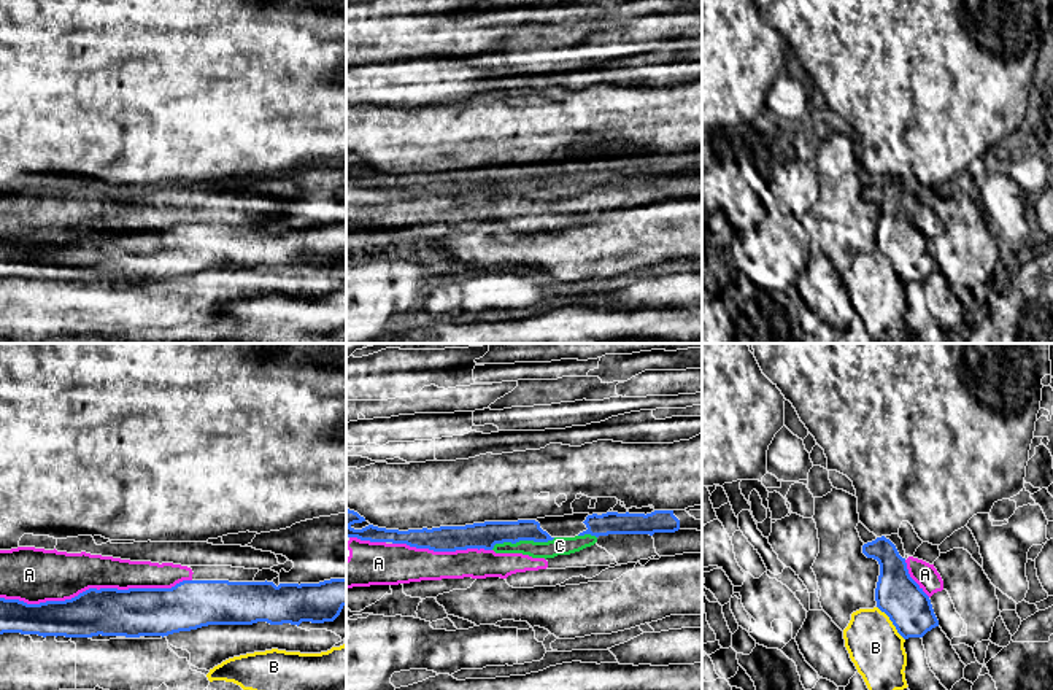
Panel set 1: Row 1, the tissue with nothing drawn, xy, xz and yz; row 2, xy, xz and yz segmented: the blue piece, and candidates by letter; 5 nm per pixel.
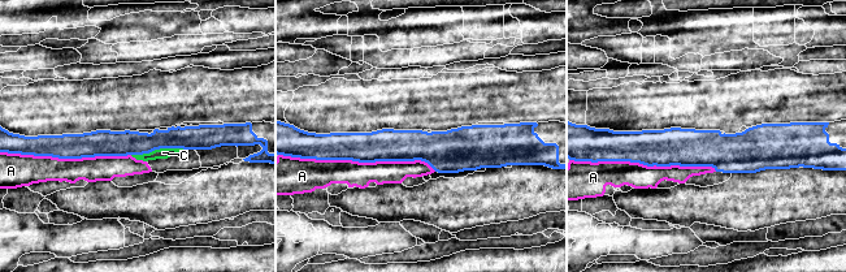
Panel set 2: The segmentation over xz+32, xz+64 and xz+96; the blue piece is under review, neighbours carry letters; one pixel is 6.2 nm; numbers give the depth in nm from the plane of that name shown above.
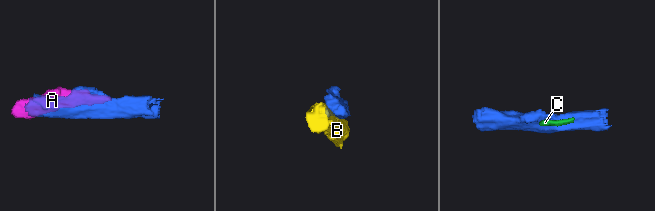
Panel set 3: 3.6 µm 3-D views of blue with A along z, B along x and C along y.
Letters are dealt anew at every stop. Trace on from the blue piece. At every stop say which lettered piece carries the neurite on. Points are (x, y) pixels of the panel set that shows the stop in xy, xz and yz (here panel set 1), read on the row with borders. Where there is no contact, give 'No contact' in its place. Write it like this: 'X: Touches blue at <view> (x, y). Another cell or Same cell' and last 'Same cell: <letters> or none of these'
A: Touches blue at xy (96, 589). Another cell
B: Touches blue at yz (893, 624). Another cell
C: Touches blue at xz (523, 539). Another cell
Same cell: none of these

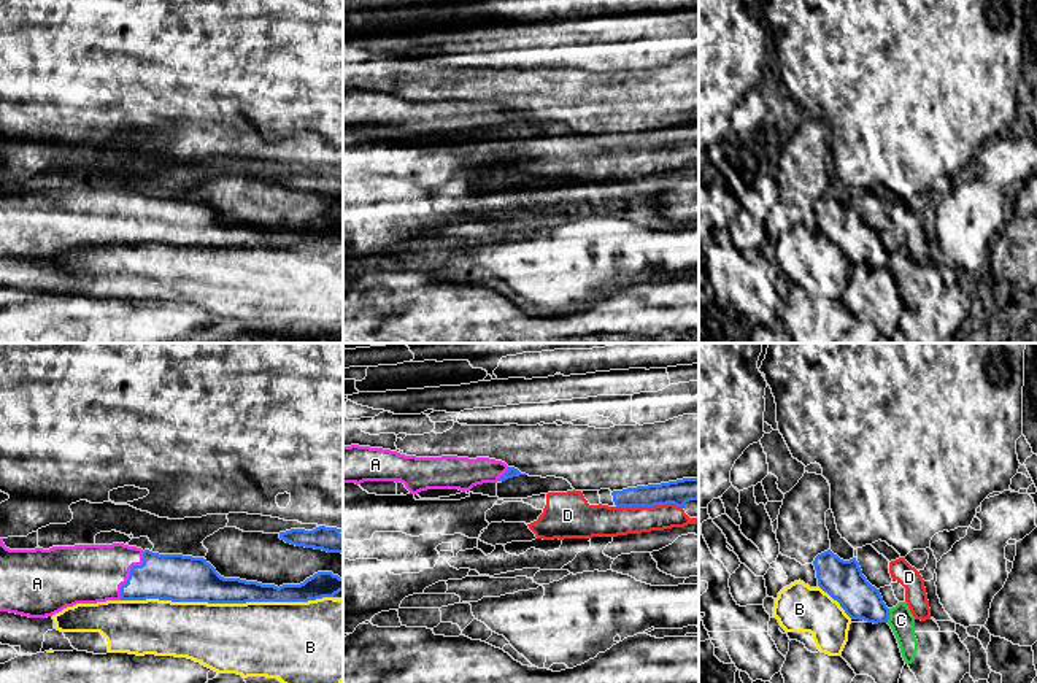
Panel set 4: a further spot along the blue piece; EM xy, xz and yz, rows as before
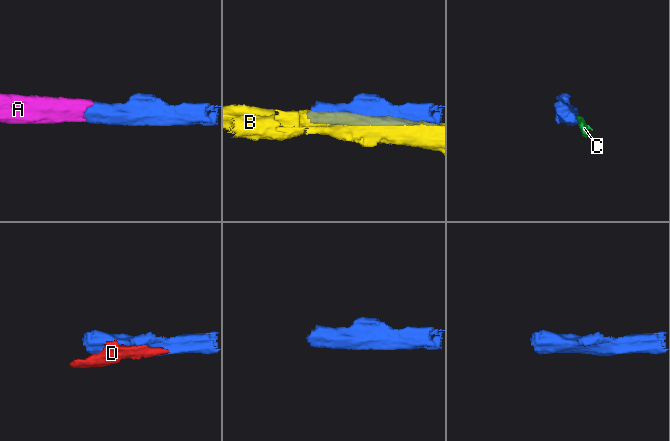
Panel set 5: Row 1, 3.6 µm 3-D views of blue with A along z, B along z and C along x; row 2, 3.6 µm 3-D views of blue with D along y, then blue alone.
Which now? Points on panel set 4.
A: Touches blue at xy (131, 574). Same cell
B: Touches blue at xy (226, 602). Another cell
C: Touches blue at yz (888, 615). Another cell
D: Touches blue at xz (648, 505). Another cell
Same cell: A

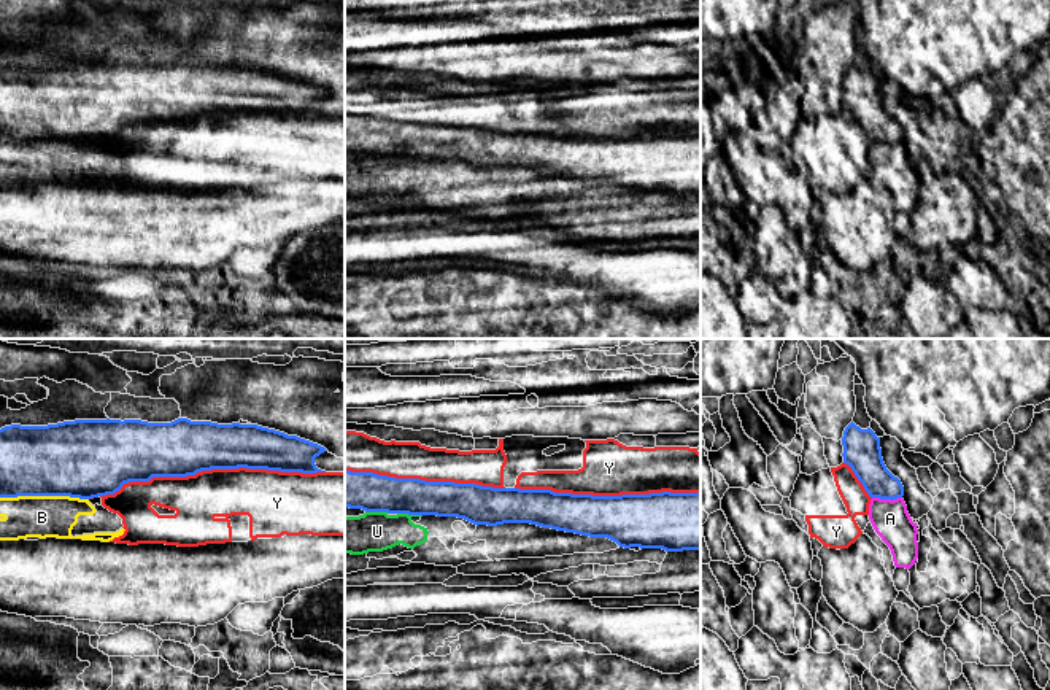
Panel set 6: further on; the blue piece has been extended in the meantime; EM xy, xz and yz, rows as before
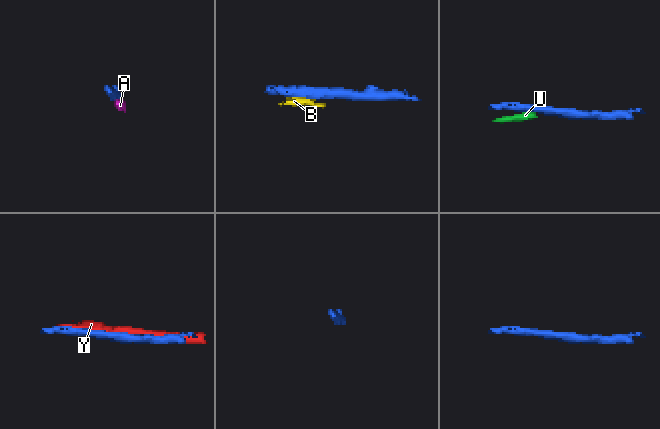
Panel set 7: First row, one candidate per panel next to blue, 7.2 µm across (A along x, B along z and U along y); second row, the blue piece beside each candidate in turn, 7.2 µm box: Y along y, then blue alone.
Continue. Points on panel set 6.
A: Touches blue at yz (887, 498). Another cell
B: Touches blue at xy (45, 495). Another cell
U: Touches blue at xz (410, 514). Another cell
Y: Touches blue at xy (212, 468). Another cell
Same cell: none of these

